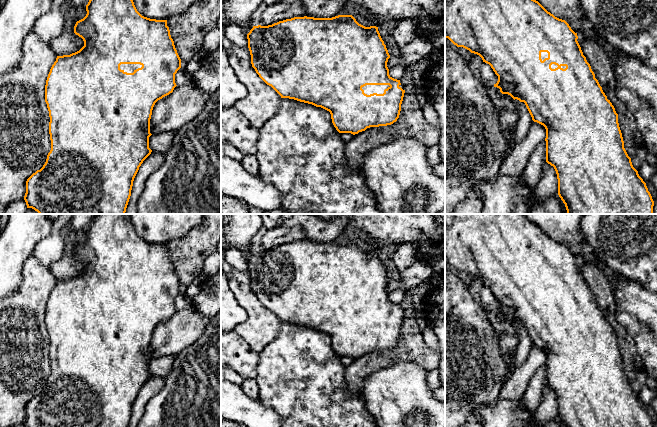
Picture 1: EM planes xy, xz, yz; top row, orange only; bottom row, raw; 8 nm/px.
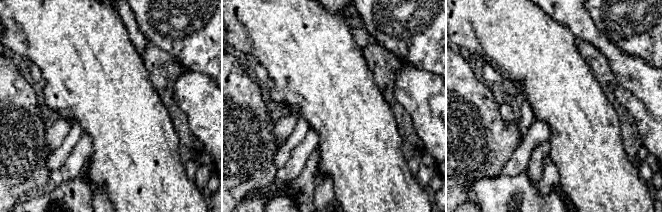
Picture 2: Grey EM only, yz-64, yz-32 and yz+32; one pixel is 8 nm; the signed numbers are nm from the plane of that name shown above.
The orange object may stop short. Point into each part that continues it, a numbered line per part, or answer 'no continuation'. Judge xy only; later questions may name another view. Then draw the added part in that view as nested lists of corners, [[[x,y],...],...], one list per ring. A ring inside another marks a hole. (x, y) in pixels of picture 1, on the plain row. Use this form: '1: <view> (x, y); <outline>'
1: xy (129, 292); [[[121,288],[120,293],[127,297],[133,297],[136,293],[141,292],[140,288]]]

